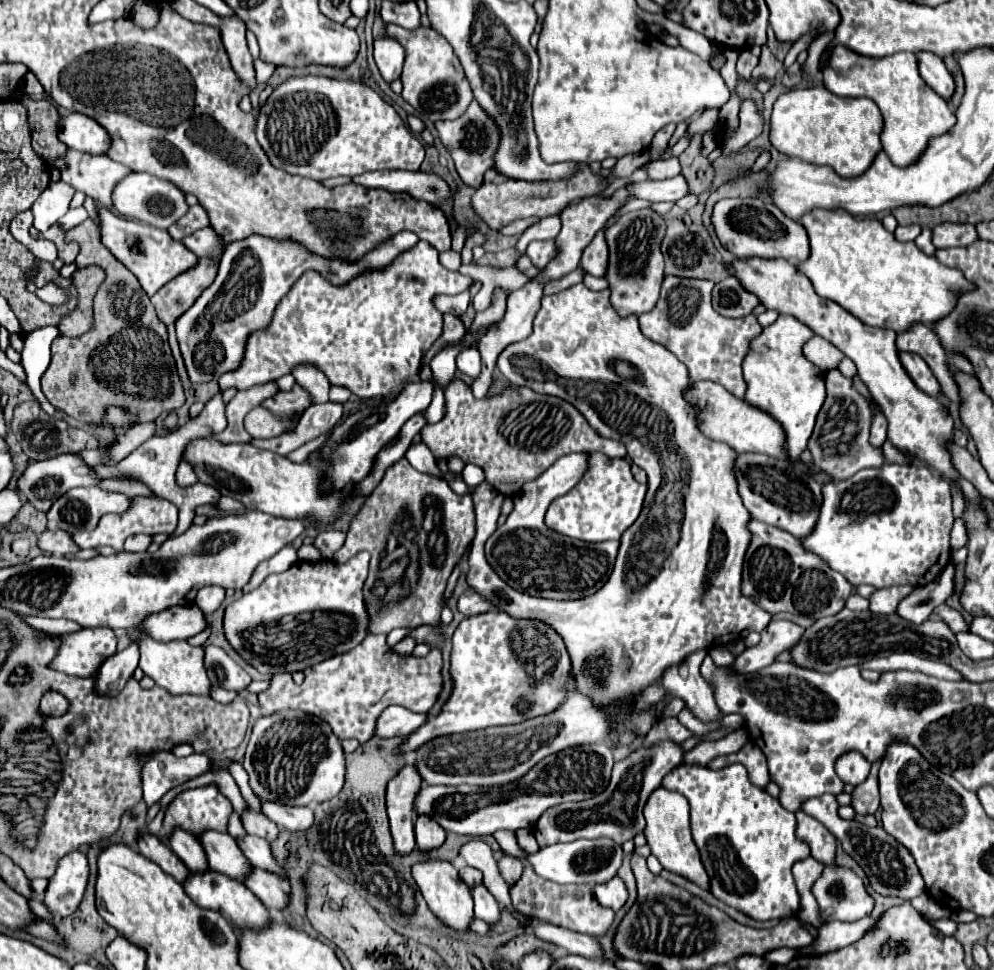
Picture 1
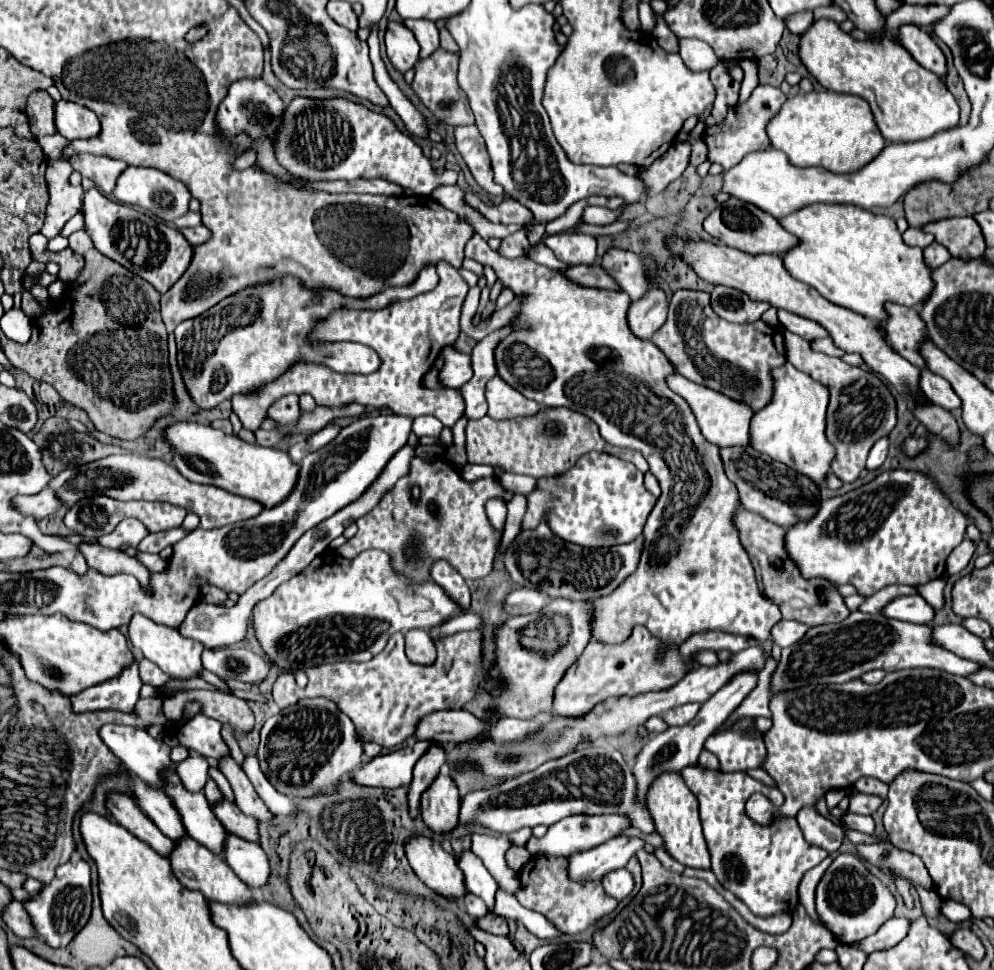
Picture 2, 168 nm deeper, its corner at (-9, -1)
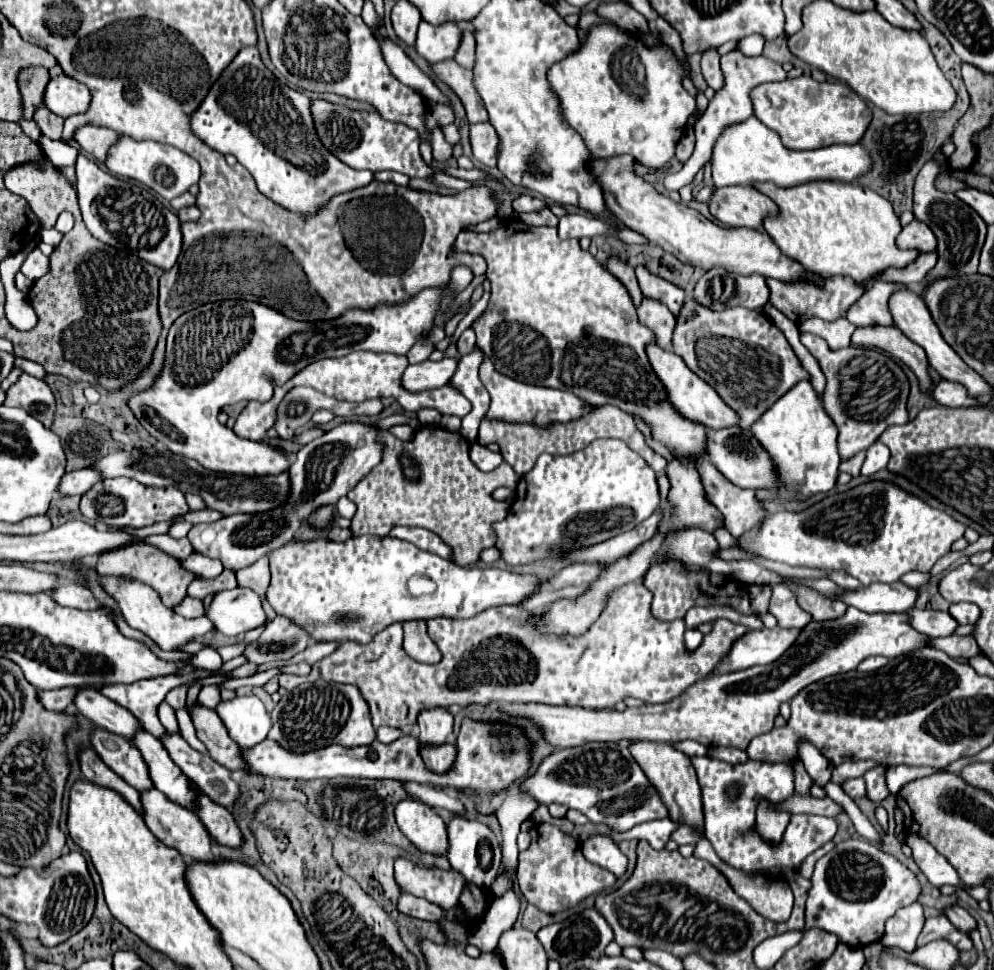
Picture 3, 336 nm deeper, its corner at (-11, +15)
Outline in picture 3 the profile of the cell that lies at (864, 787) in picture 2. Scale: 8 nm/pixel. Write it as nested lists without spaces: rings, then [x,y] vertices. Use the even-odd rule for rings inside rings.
[[[881,766],[871,768],[869,772],[865,772],[863,778],[867,782],[867,796],[873,802],[881,802],[889,794],[887,784],[885,784],[885,768],[881,768]]]

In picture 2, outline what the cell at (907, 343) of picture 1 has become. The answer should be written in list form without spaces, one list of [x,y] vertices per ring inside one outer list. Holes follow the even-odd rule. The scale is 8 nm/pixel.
[[[885,304],[885,312],[889,314],[883,326],[883,338],[891,344],[891,348],[911,362],[917,368],[923,368],[923,358],[919,356],[919,344],[927,338],[925,324],[919,318],[917,308],[903,308],[899,304]]]

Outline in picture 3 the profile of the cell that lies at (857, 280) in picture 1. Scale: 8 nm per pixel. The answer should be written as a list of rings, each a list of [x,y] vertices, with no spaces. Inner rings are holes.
[[[763,182],[757,184],[757,190],[769,196],[779,208],[781,214],[777,218],[767,218],[763,222],[767,234],[781,248],[781,252],[793,260],[797,260],[807,272],[819,278],[833,276],[849,276],[855,284],[869,288],[877,276],[889,268],[905,268],[911,264],[919,252],[917,250],[901,250],[897,248],[897,236],[901,232],[901,222],[893,212],[889,200],[877,196],[877,192],[859,186],[859,184],[841,184],[841,182],[807,182],[797,188],[777,188],[775,184]]]

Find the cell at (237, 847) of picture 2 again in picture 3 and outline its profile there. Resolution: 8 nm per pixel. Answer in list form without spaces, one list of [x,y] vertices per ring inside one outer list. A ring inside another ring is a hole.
[[[197,790],[197,794],[199,794],[197,816],[201,818],[201,822],[205,824],[205,828],[213,836],[213,840],[227,846],[227,848],[239,850],[245,838],[241,836],[241,828],[237,828],[233,814],[227,808],[211,802],[203,792]]]

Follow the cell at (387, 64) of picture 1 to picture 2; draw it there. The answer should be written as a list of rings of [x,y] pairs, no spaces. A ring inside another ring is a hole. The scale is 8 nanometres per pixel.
[[[389,22],[385,34],[387,56],[399,72],[407,72],[419,58],[419,44],[403,22]]]

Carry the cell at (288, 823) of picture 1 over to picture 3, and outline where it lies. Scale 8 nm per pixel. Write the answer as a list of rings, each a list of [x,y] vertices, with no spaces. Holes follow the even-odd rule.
[[[237,696],[229,702],[221,702],[215,712],[239,748],[253,748],[253,744],[267,738],[271,728],[271,718],[257,696]]]

